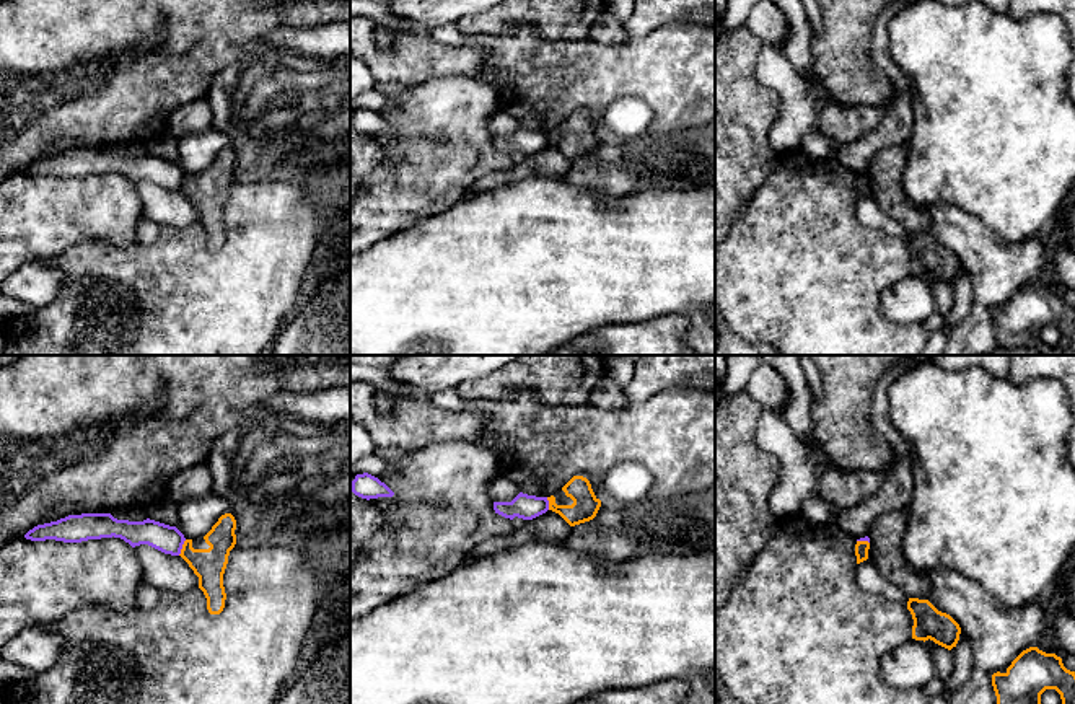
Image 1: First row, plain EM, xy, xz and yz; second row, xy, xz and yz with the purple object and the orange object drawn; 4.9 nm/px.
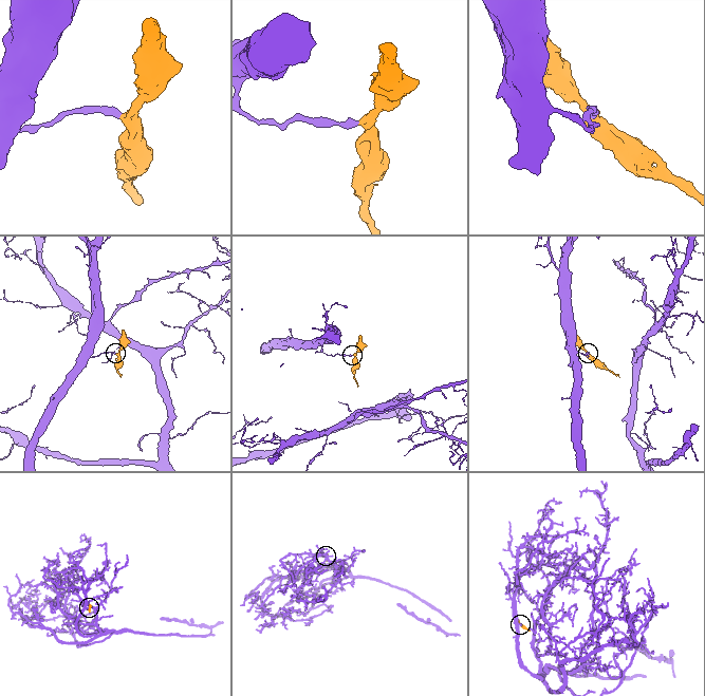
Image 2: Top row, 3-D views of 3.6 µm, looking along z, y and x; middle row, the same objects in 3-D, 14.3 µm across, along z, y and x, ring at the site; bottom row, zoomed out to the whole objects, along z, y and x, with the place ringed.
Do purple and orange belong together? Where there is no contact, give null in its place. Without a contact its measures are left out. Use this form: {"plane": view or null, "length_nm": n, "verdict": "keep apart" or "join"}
{"plane": "xy", "length_nm": 90, "verdict": "keep apart"}

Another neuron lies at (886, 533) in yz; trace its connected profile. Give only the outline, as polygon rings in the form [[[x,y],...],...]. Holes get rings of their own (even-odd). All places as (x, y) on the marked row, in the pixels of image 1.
[[[897,508],[878,517],[870,526],[870,557],[878,570],[901,587],[909,598],[928,600],[928,583],[904,559],[909,512]]]

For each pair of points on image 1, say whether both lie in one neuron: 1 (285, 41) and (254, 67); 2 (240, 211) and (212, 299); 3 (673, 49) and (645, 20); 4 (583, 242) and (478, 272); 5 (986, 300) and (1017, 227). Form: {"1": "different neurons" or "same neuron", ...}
{"1": "same neuron", "2": "same neuron", "3": "different neurons", "4": "same neuron", "5": "different neurons"}

